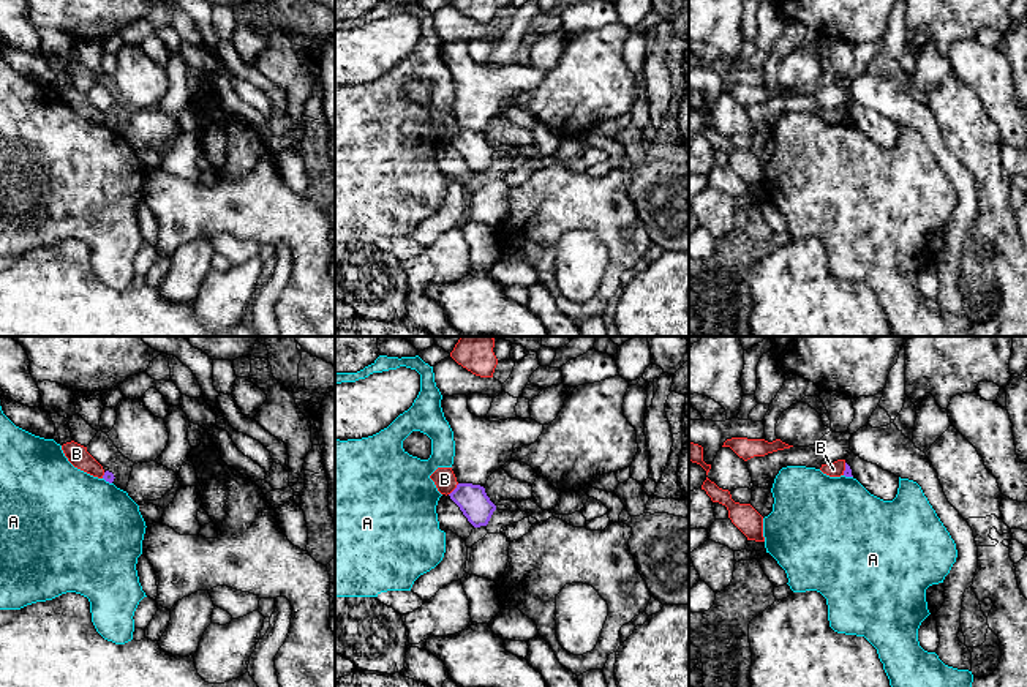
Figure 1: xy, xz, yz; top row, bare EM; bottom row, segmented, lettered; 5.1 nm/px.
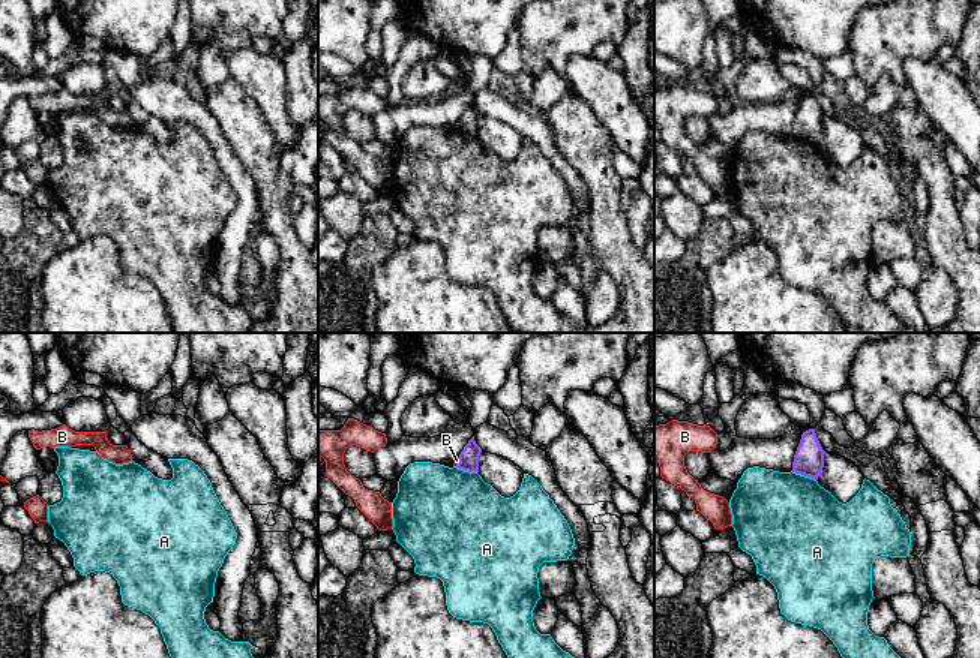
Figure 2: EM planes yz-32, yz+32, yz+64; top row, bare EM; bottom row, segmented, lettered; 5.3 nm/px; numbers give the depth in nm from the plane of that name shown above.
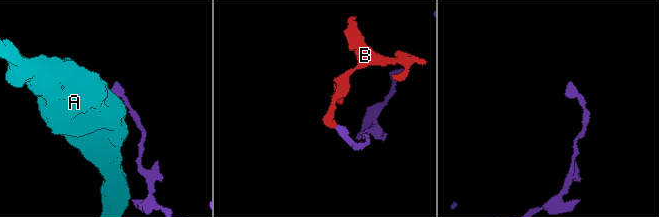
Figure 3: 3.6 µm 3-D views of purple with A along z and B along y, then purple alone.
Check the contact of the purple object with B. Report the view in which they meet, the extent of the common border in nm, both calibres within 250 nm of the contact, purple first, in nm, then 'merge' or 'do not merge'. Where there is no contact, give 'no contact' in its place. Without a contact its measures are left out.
xz | 80 nm | 160/120 nm | do not merge

